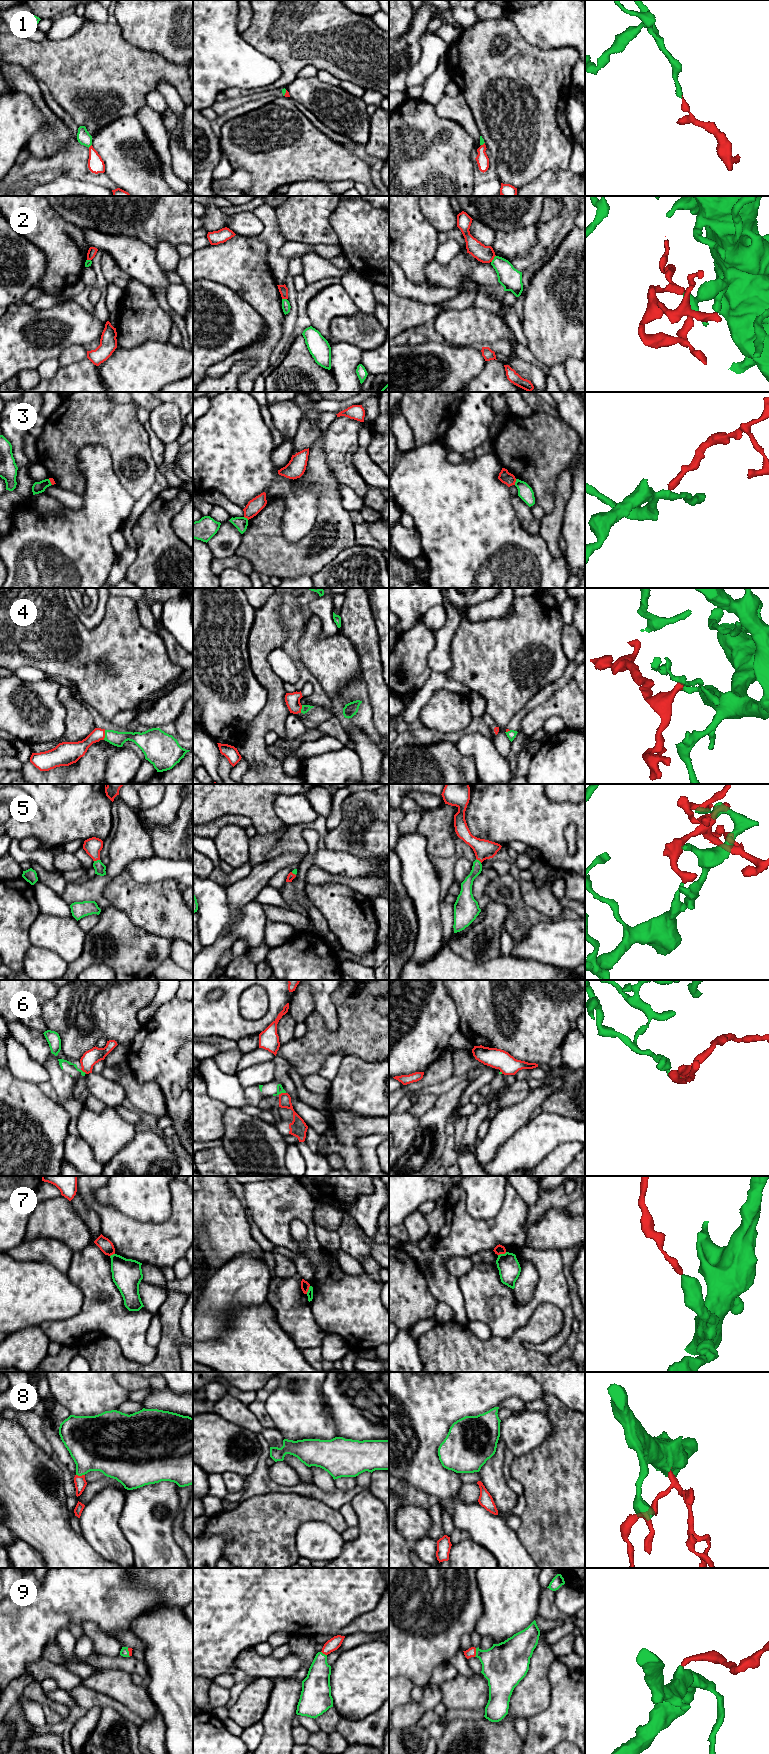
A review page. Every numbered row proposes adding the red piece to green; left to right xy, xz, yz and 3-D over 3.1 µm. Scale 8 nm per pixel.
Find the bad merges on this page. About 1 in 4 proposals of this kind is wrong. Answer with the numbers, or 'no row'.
2, 3, 6, 7

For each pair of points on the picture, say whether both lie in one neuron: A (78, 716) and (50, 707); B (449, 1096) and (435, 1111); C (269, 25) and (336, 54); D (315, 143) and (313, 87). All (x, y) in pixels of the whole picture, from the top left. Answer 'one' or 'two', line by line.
A: two
B: one
C: one
D: two

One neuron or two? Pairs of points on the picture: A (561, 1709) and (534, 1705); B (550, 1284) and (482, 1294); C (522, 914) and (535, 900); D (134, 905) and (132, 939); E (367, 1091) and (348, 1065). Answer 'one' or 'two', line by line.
A: two
B: one
C: two
D: two
E: one

